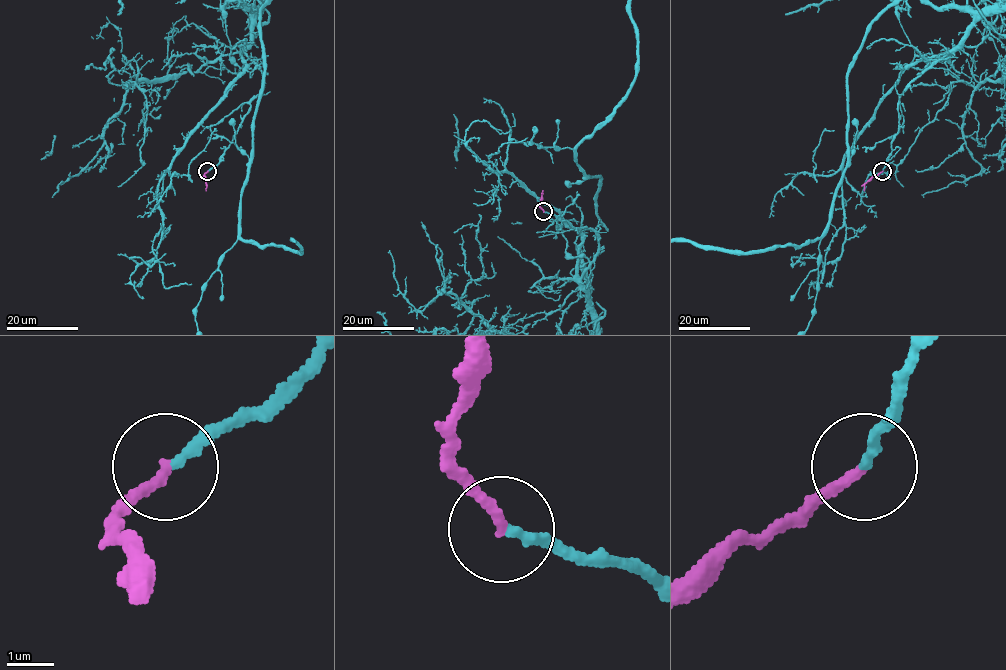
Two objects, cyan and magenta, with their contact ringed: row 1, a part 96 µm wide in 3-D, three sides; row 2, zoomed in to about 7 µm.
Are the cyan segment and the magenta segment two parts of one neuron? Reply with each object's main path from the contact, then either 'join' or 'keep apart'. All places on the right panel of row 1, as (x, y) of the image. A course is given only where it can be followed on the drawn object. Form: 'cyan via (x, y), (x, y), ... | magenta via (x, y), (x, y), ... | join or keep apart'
cyan via (883, 171), (898, 132), (898, 102), (905, 88), (949, 53), (988, 10) | magenta via (883, 171), (865, 184), (864, 191) | join

